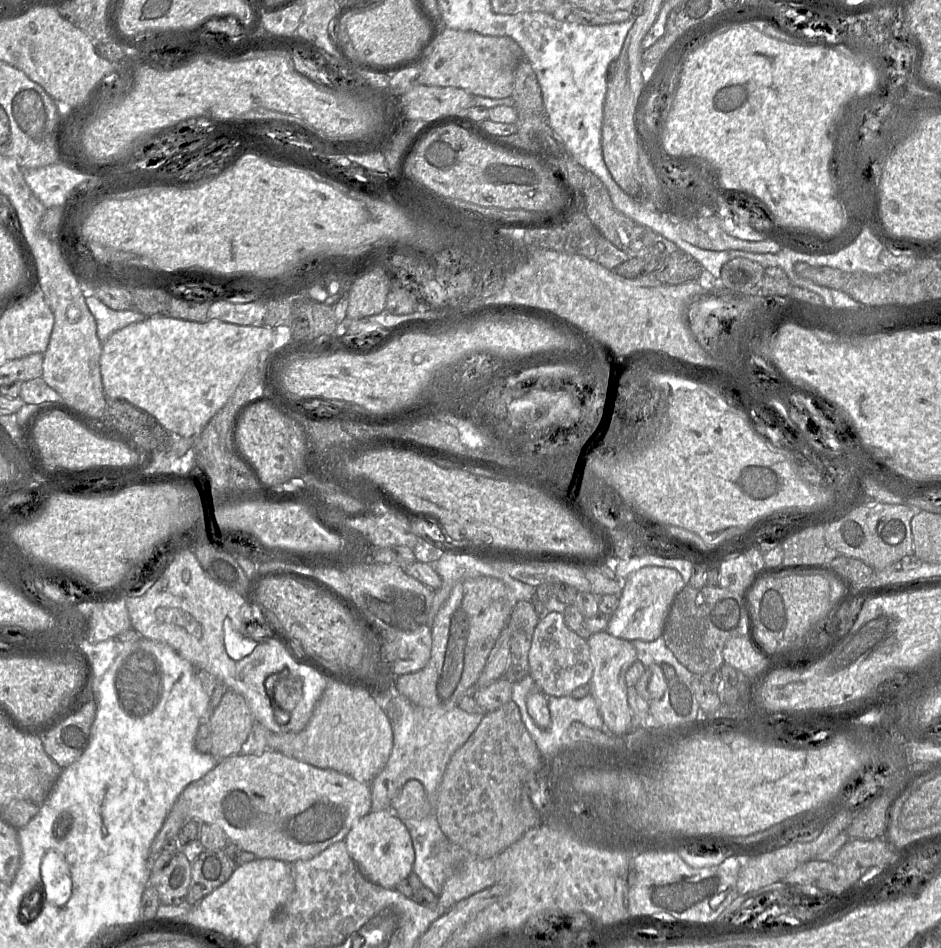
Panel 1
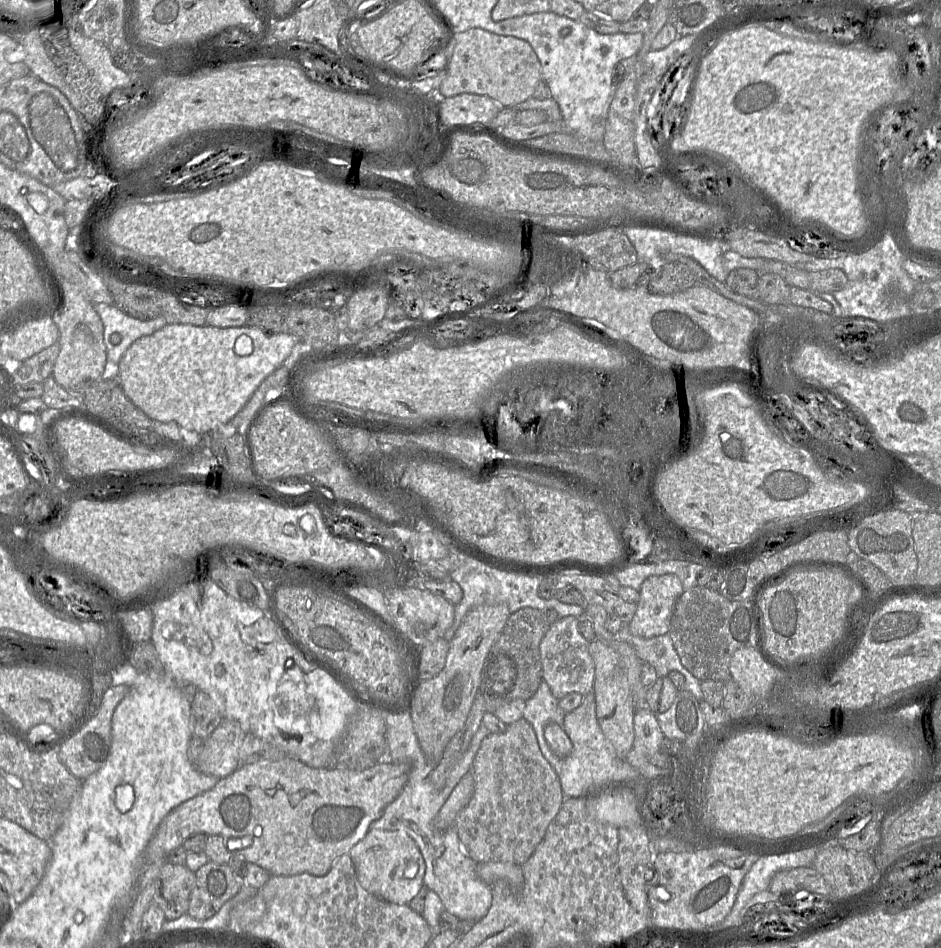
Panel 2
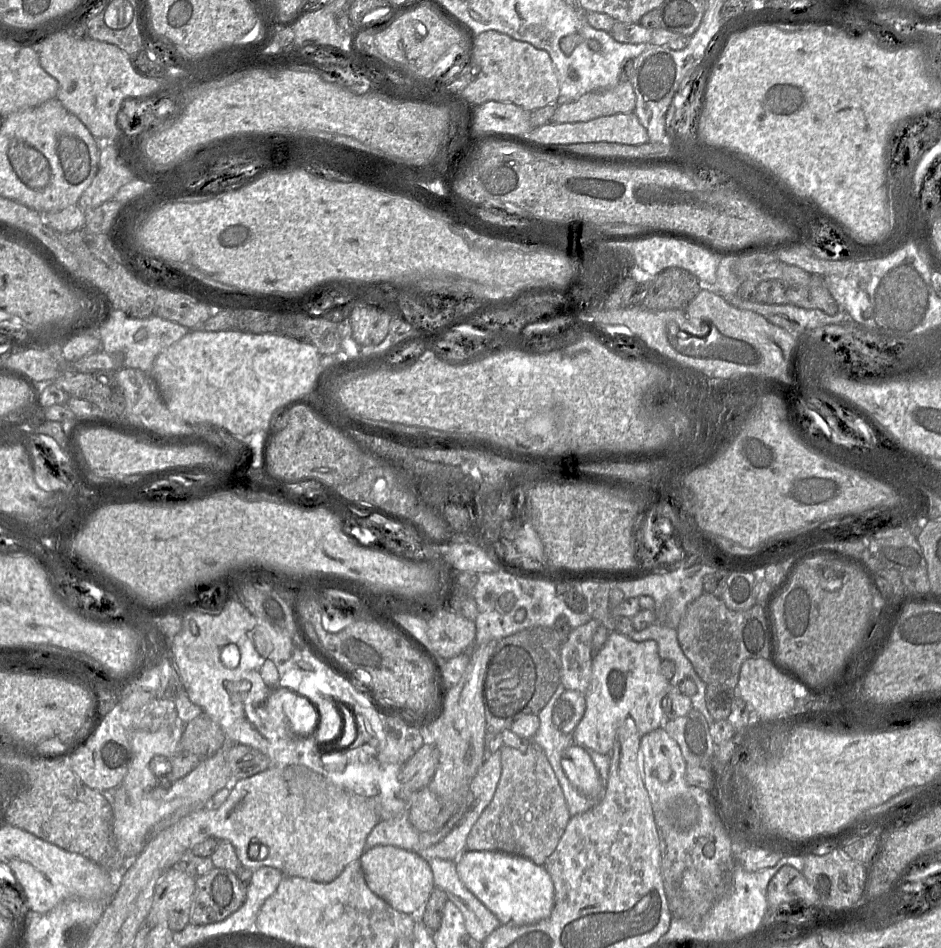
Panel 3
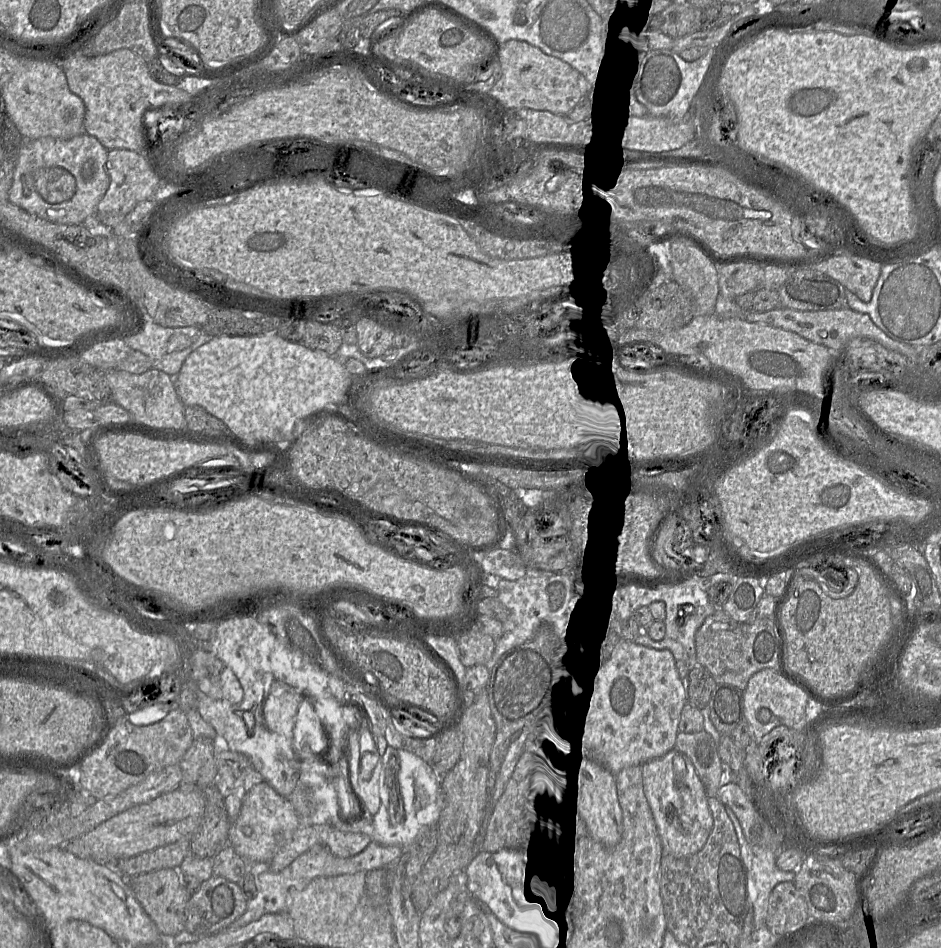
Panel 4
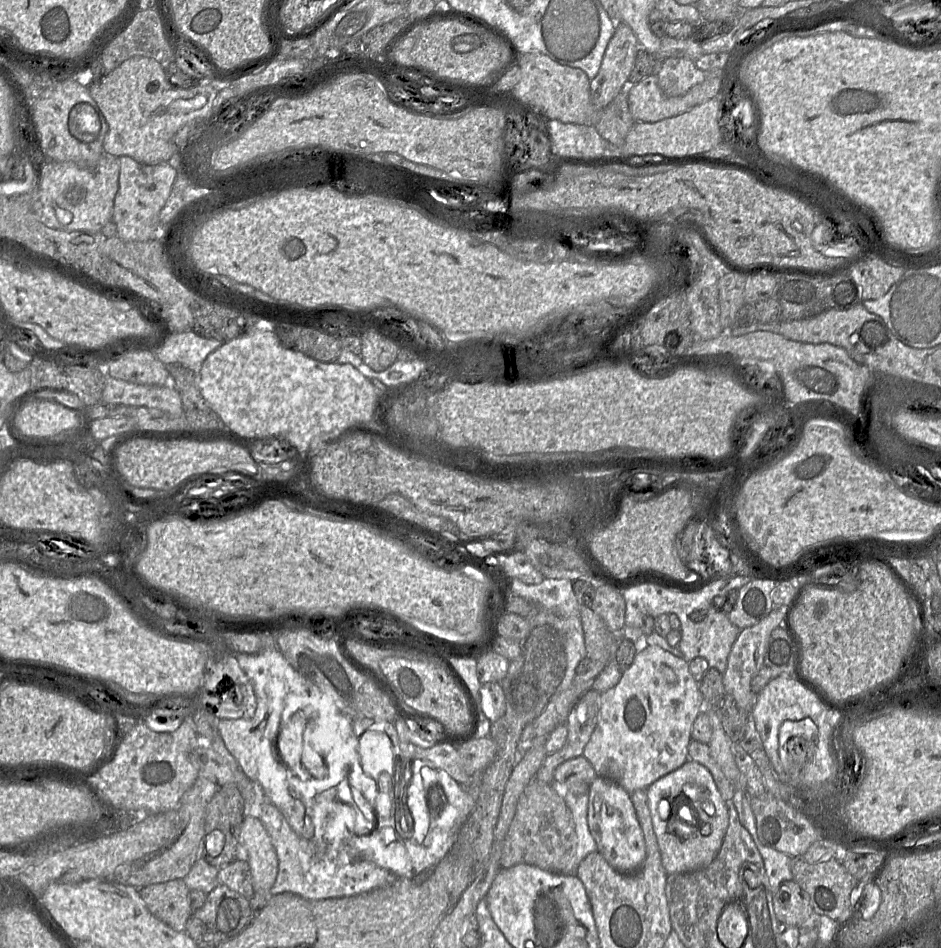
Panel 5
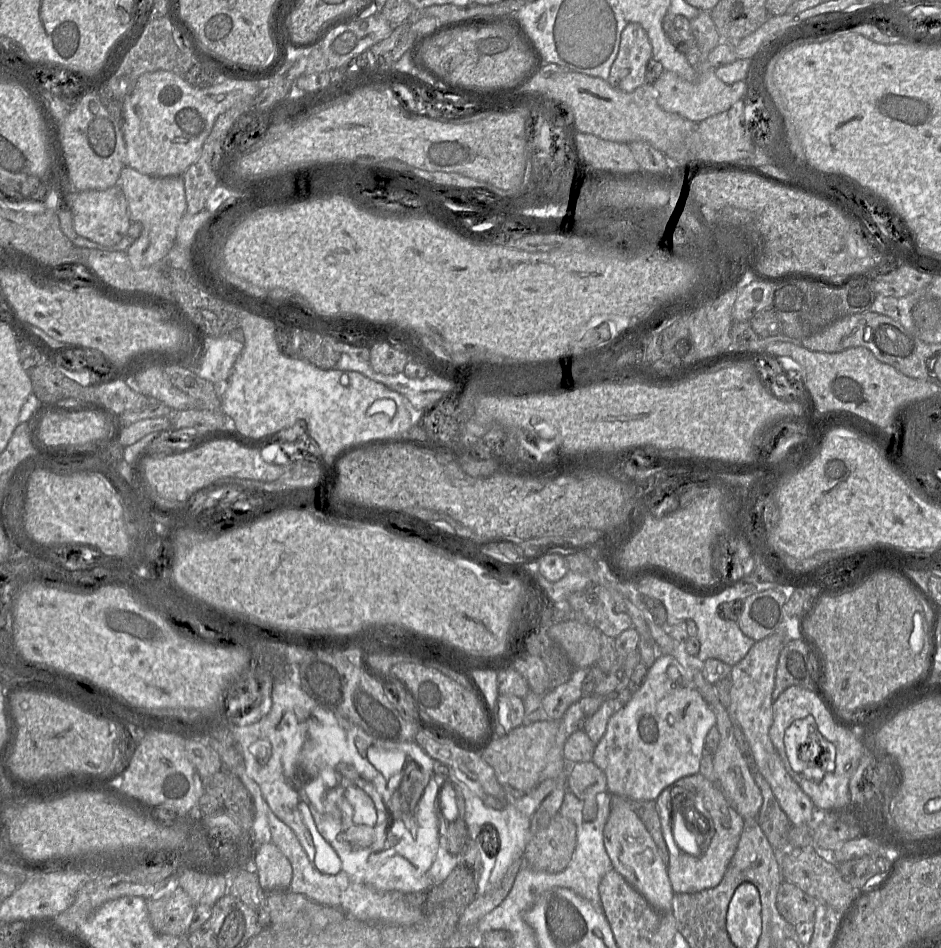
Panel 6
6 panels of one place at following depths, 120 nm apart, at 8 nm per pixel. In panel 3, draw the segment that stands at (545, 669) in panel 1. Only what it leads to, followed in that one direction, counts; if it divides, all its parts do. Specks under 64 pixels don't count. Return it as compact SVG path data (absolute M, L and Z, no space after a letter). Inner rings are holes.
M591 619L571 630L561 648L561 684L566 690L587 692L593 669L592 637L600 622Z

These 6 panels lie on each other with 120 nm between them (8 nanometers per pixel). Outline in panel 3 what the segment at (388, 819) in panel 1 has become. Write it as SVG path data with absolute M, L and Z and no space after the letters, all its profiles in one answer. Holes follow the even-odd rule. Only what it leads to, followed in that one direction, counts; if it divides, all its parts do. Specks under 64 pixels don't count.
M375 846L359 859L368 887L394 909L420 917L434 889L434 877L428 862L417 852L395 846Z

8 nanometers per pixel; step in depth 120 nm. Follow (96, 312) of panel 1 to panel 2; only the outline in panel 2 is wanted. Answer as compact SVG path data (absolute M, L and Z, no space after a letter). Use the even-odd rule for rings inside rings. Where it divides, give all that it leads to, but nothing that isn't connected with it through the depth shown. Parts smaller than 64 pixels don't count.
M92 302L92 307L102 321L110 373L113 372L115 375L117 365L133 342L153 334L168 324L162 315L149 320L139 320L113 305Z

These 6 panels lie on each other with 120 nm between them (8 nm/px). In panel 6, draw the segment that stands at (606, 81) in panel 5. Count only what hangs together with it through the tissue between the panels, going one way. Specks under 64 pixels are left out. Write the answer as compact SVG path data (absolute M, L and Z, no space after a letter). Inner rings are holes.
M628 23L621 34L608 83L620 91L633 92L646 83L646 68L651 58L652 46L647 32L638 23Z

